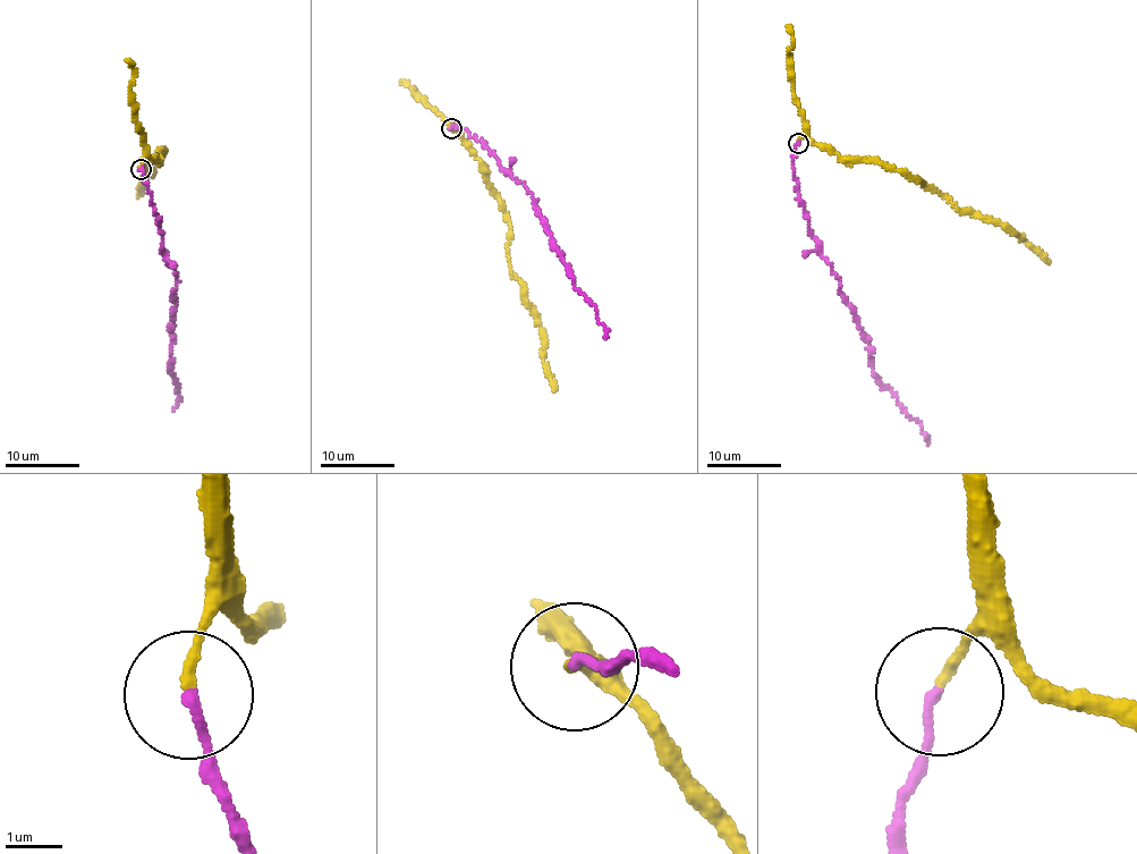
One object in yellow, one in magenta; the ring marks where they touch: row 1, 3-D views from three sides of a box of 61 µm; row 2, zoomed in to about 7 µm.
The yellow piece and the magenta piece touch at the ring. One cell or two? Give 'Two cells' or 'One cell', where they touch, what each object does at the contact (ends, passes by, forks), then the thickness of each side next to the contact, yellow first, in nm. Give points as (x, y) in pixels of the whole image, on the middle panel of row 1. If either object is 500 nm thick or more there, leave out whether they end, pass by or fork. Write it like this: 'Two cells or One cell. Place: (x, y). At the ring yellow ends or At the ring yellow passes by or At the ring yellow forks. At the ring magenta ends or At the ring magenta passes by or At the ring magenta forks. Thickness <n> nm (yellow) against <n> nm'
One cell. Place: (451, 128). At the ring yellow ends. At the ring magenta ends. Thickness 160 nm (yellow) against 160 nm

